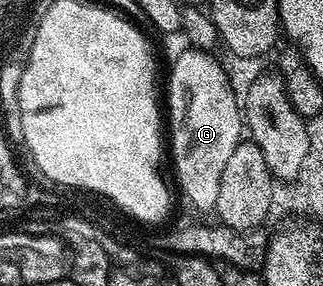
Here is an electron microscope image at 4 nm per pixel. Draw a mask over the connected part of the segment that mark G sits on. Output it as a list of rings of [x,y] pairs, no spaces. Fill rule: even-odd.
[[[186,47],[186,50],[174,61],[174,66],[170,69],[170,117],[168,113],[168,153],[174,156],[174,177],[178,180],[178,185],[182,188],[182,193],[198,209],[214,209],[216,199],[220,195],[220,175],[224,175],[224,163],[228,163],[232,151],[244,140],[244,113],[240,108],[240,97],[234,94],[234,89],[230,86],[230,77],[226,74],[226,69],[217,61],[214,53],[205,53],[202,49]]]

